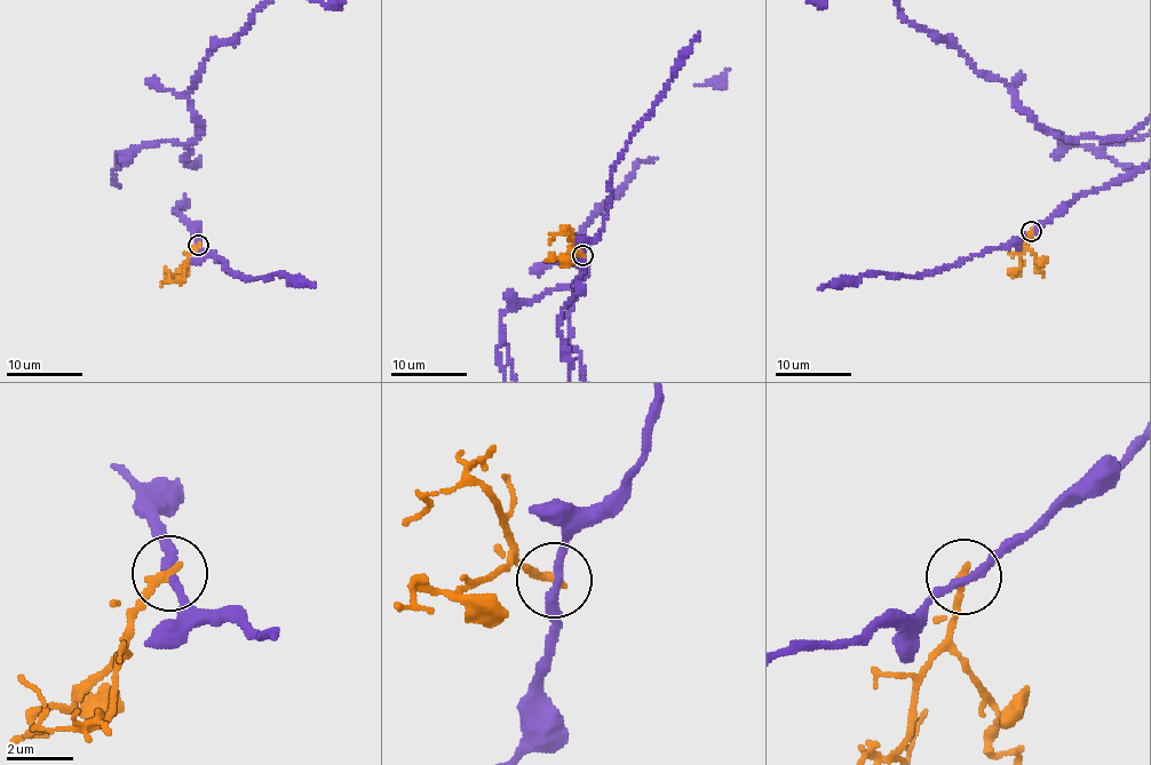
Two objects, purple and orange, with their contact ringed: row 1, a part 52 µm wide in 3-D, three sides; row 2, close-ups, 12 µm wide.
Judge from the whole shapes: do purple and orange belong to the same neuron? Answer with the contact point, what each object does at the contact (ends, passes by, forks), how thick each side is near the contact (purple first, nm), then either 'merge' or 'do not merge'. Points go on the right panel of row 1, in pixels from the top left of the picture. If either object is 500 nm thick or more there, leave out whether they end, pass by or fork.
place (1031, 231); purple passes by; orange ends; calibres 240 and 280 nm; do not merge

